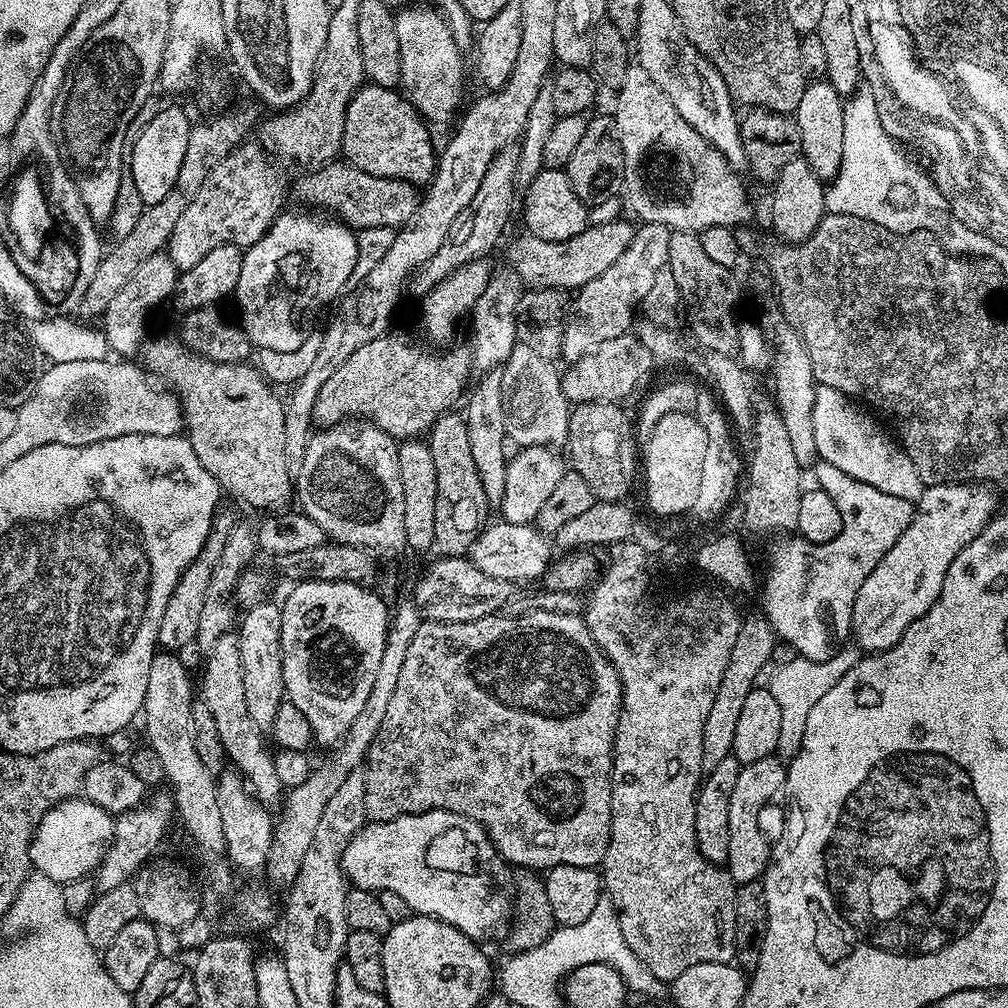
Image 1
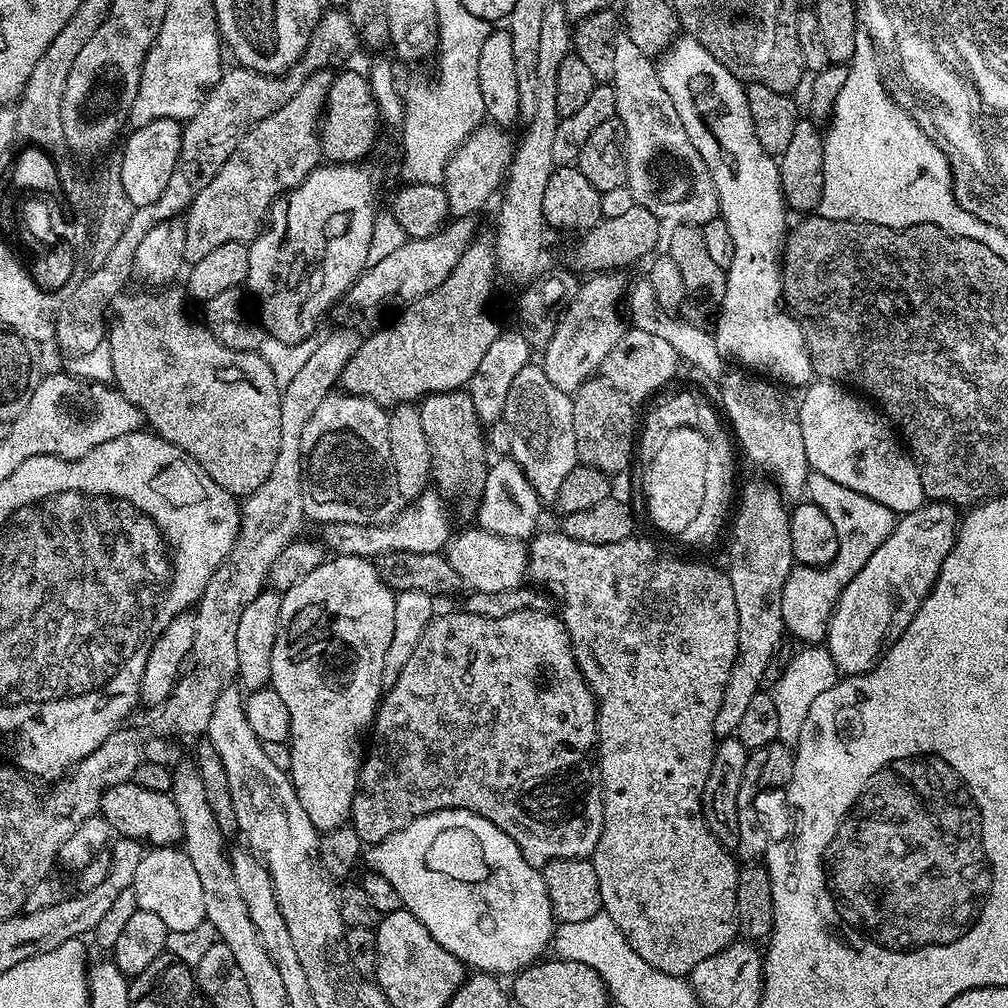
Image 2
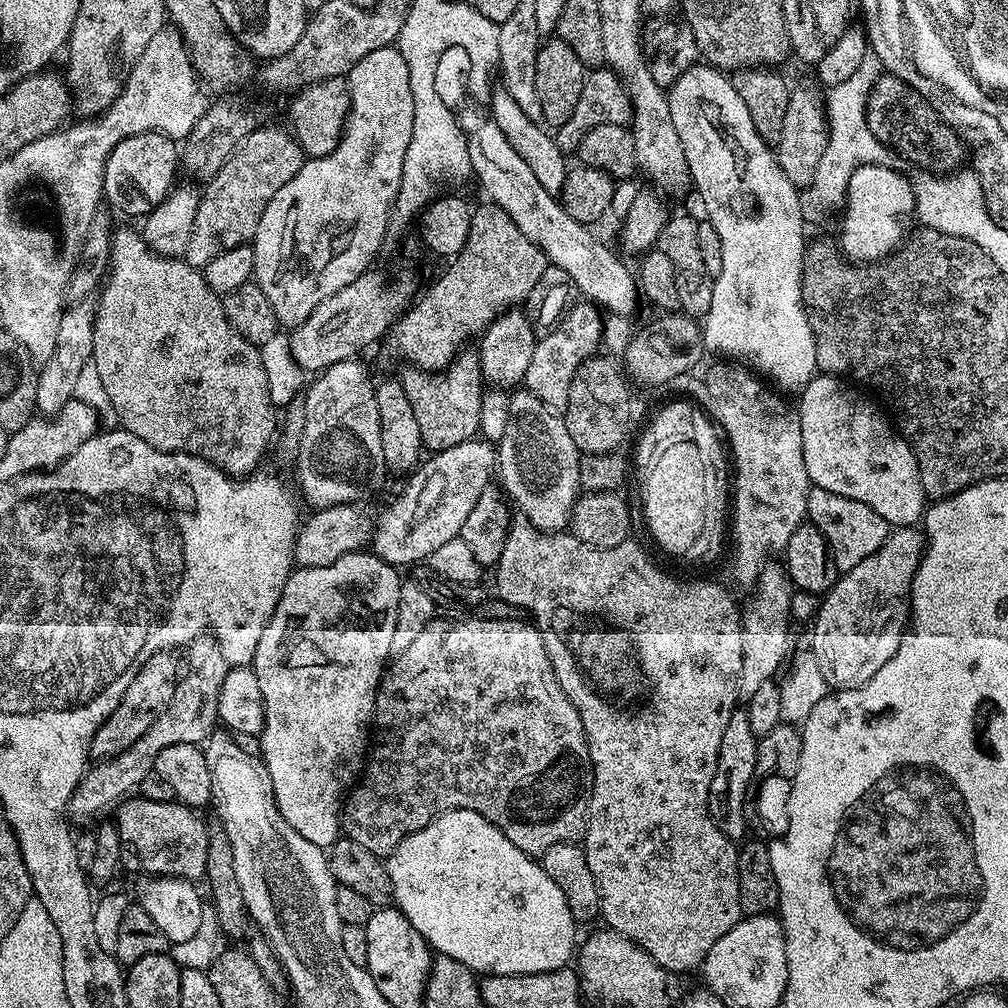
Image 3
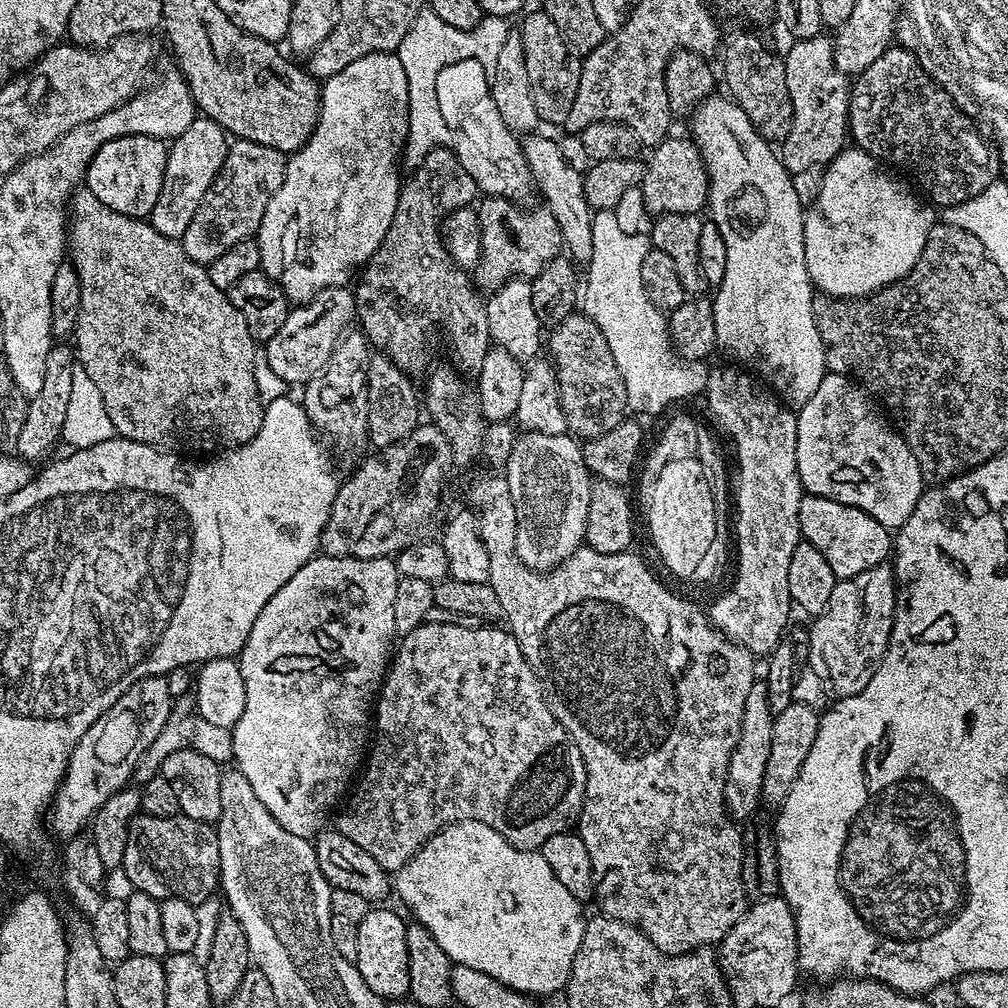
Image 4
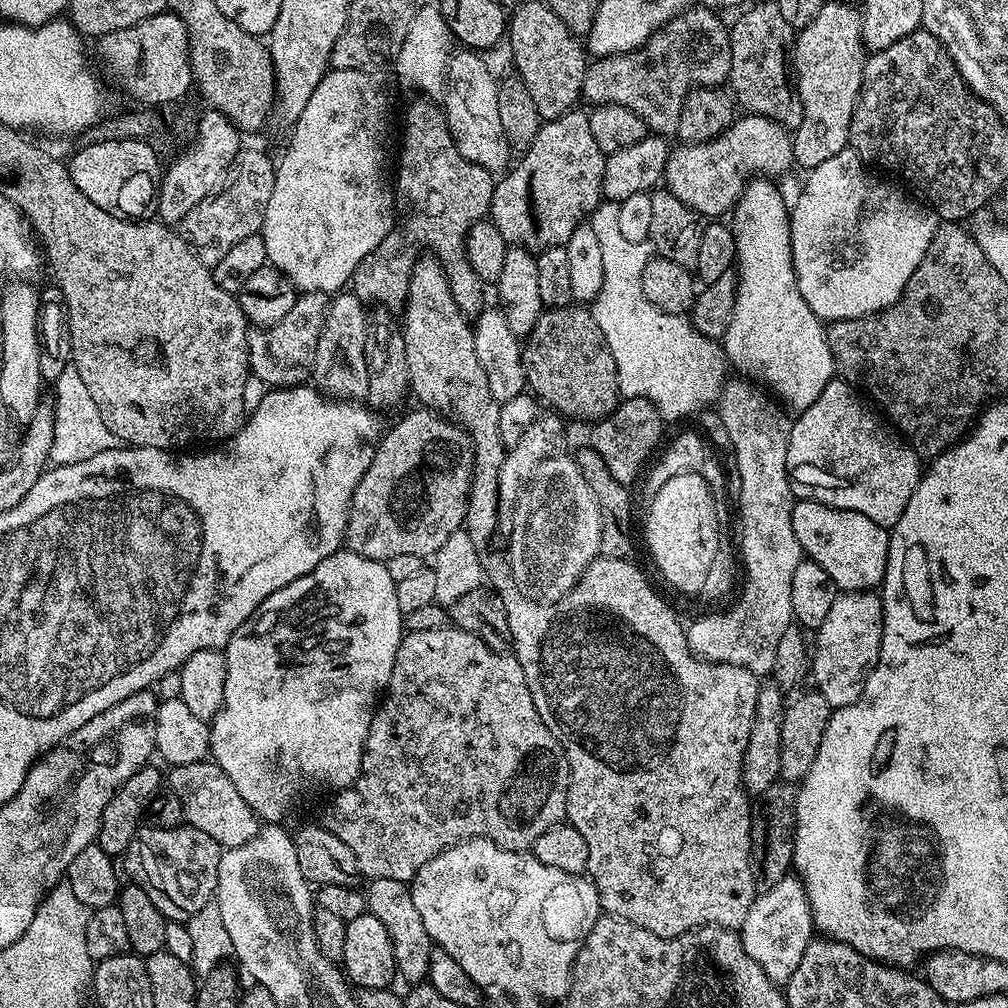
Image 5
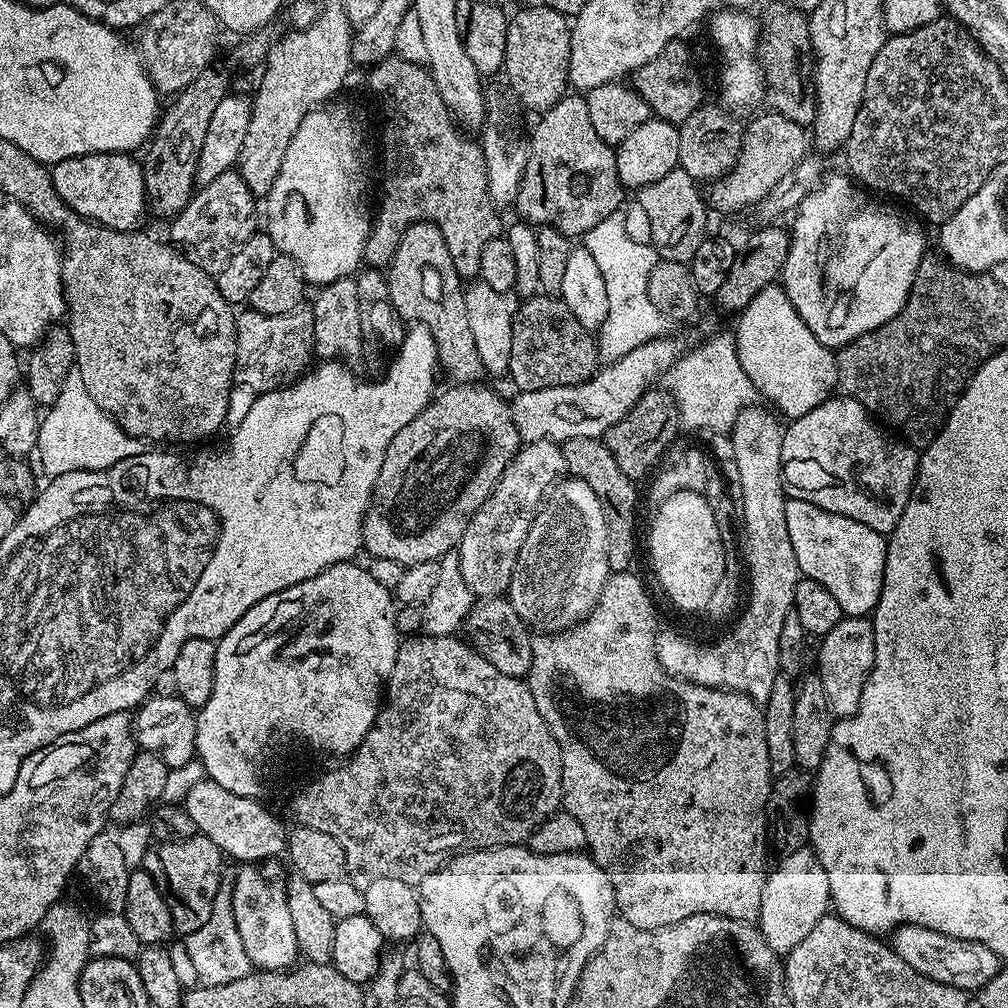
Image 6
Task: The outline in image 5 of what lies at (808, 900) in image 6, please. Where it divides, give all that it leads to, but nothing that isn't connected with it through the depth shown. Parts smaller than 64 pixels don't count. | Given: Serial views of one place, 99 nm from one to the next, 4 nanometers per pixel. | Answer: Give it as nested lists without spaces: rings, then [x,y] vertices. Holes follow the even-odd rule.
[[[789,874],[782,882],[765,887],[753,900],[738,931],[746,954],[766,970],[769,978],[787,985],[794,970],[798,970],[798,962],[802,962],[802,954],[806,954],[806,946],[814,939],[812,907],[803,880]]]

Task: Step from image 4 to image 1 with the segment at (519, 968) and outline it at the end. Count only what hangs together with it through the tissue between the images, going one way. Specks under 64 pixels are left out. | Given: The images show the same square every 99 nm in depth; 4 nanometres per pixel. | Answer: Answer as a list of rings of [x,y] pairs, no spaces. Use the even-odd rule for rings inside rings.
[[[446,810],[365,823],[342,854],[344,875],[351,887],[377,894],[394,890],[415,915],[433,916],[477,942],[509,927],[513,901],[509,893],[492,888],[492,872],[499,870],[499,863],[492,839],[481,824]]]

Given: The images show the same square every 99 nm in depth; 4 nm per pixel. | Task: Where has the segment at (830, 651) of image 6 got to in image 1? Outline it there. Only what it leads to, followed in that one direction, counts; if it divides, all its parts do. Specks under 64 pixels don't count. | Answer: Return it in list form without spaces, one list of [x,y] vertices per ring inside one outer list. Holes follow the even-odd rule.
[[[930,484],[915,501],[912,521],[902,538],[886,550],[882,562],[870,570],[870,578],[862,582],[854,598],[851,635],[865,653],[875,654],[893,648],[902,634],[940,596],[942,582],[950,562],[982,534],[993,516],[997,515],[997,493],[987,484]]]

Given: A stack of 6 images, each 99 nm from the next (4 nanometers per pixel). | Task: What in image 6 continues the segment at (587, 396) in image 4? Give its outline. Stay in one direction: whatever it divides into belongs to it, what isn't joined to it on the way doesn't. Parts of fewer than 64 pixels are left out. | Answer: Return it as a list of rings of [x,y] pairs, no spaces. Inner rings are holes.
[[[533,294],[515,309],[510,334],[510,362],[507,375],[519,391],[570,386],[589,380],[601,367],[598,340],[570,314],[563,300],[552,294]]]

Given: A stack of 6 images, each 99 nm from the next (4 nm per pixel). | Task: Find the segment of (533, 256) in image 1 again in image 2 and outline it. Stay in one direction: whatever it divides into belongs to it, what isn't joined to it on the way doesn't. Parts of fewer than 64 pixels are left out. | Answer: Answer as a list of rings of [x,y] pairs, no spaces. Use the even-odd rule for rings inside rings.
[[[639,206],[631,207],[622,209],[617,216],[605,215],[599,224],[595,224],[581,235],[584,237],[577,242],[576,249],[572,252],[577,269],[590,268],[588,270],[596,274],[603,270],[624,270],[620,268],[642,259],[643,256],[651,257],[657,251],[656,243],[659,240],[661,243],[662,240],[661,221],[657,220],[654,214],[650,214],[650,210]]]

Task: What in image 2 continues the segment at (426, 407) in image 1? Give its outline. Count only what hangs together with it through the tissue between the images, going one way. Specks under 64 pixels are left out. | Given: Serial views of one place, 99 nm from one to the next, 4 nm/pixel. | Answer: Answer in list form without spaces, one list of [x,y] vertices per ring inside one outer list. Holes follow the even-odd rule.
[[[483,238],[473,240],[471,246],[458,258],[458,266],[438,286],[422,298],[413,300],[399,309],[400,317],[393,324],[377,330],[373,336],[365,335],[360,348],[346,362],[340,375],[339,387],[353,396],[370,396],[379,404],[395,406],[419,402],[436,392],[455,392],[463,389],[474,378],[478,365],[486,350],[494,343],[502,331],[502,325],[488,313],[488,303],[492,300],[492,291],[496,288],[498,261],[493,245]]]

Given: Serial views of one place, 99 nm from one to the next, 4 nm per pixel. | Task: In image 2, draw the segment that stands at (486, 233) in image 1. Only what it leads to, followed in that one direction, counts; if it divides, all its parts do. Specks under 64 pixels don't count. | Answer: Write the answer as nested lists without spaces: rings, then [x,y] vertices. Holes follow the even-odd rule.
[[[456,218],[430,238],[408,238],[404,245],[387,255],[382,262],[365,268],[364,273],[348,289],[346,300],[360,308],[376,308],[379,304],[392,303],[403,306],[430,294],[430,290],[438,290],[438,286],[450,278],[454,266],[458,266],[458,258],[462,258],[473,240],[477,239],[474,221],[472,218]]]

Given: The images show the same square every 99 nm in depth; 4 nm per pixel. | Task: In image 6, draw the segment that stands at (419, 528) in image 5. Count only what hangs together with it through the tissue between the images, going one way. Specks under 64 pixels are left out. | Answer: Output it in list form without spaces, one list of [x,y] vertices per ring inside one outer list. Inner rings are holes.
[[[477,382],[474,384],[448,386],[452,388],[446,389],[444,393],[441,391],[433,399],[432,403],[421,410],[418,418],[414,418],[414,422],[402,426],[402,430],[398,430],[398,434],[394,434],[394,442],[390,442],[390,446],[386,450],[386,458],[382,462],[382,470],[378,474],[378,482],[372,491],[372,501],[362,526],[362,538],[364,539],[362,548],[365,553],[369,552],[369,557],[390,558],[390,562],[398,562],[407,566],[418,562],[439,561],[442,556],[447,552],[453,551],[459,545],[470,518],[474,518],[474,514],[480,509],[482,502],[486,502],[486,498],[494,490],[498,478],[506,470],[506,466],[510,466],[510,462],[522,447],[522,441],[512,417],[511,403],[507,399],[503,400],[494,389],[487,388],[486,385],[487,383]]]

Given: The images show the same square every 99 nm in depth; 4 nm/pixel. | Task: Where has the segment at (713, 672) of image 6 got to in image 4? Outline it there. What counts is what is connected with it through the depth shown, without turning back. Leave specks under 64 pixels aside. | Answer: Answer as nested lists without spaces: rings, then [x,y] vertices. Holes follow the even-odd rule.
[[[709,367],[703,391],[703,395],[708,396],[708,408],[713,418],[724,427],[725,434],[736,447],[736,464],[740,467],[740,481],[734,484],[734,552],[736,550],[740,555],[740,561],[736,564],[736,581],[732,589],[722,593],[710,607],[710,620],[728,639],[750,650],[753,657],[761,658],[767,657],[781,643],[783,636],[780,635],[788,624],[788,615],[794,612],[790,582],[786,582],[786,578],[790,574],[790,554],[794,554],[794,546],[802,542],[798,506],[806,493],[798,474],[797,413],[783,399],[773,395],[755,375],[731,367]]]

